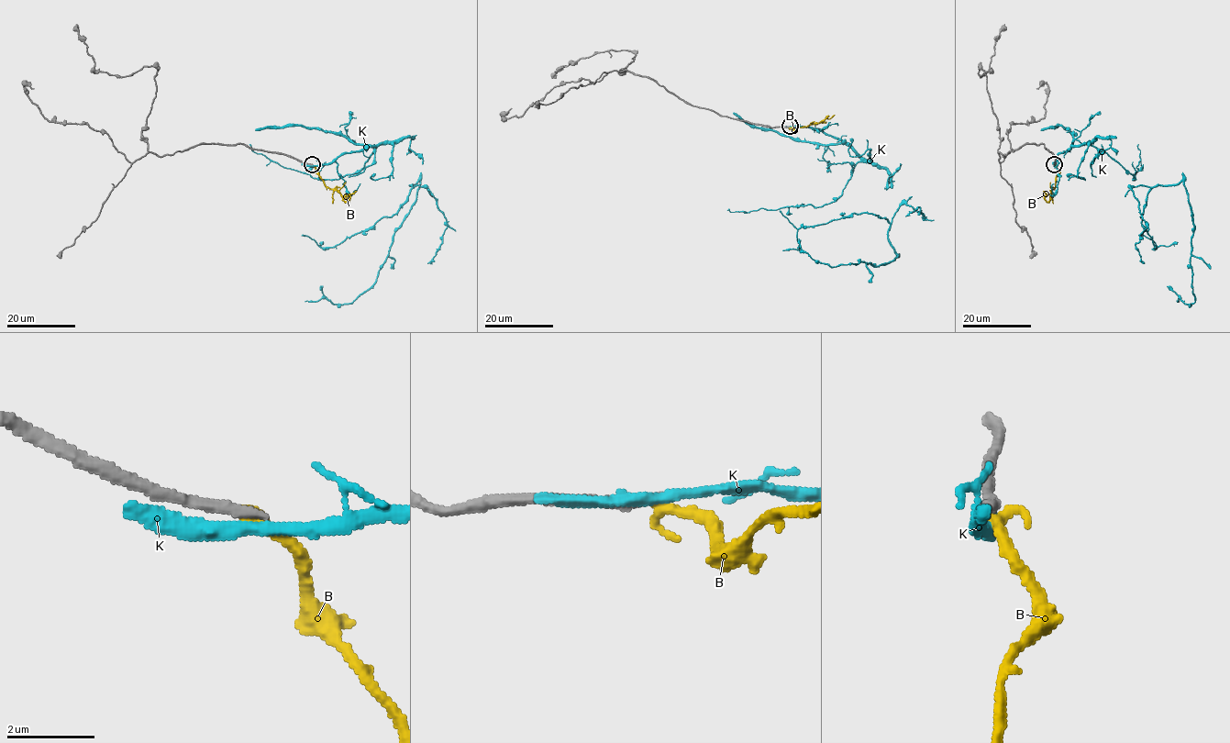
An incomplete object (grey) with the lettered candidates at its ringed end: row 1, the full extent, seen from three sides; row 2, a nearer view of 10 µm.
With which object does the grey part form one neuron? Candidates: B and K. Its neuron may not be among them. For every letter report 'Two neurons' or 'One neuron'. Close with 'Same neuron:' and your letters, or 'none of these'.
B: Two neurons
K: Two neurons
Same neuron: none of these

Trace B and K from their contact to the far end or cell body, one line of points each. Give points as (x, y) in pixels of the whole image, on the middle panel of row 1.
B: (789, 127), (794, 130), (818, 123), (834, 115)
K: (789, 126), (844, 139), (887, 171), (887, 187), (902, 202), (888, 231), (892, 260), (832, 267), (782, 250)

